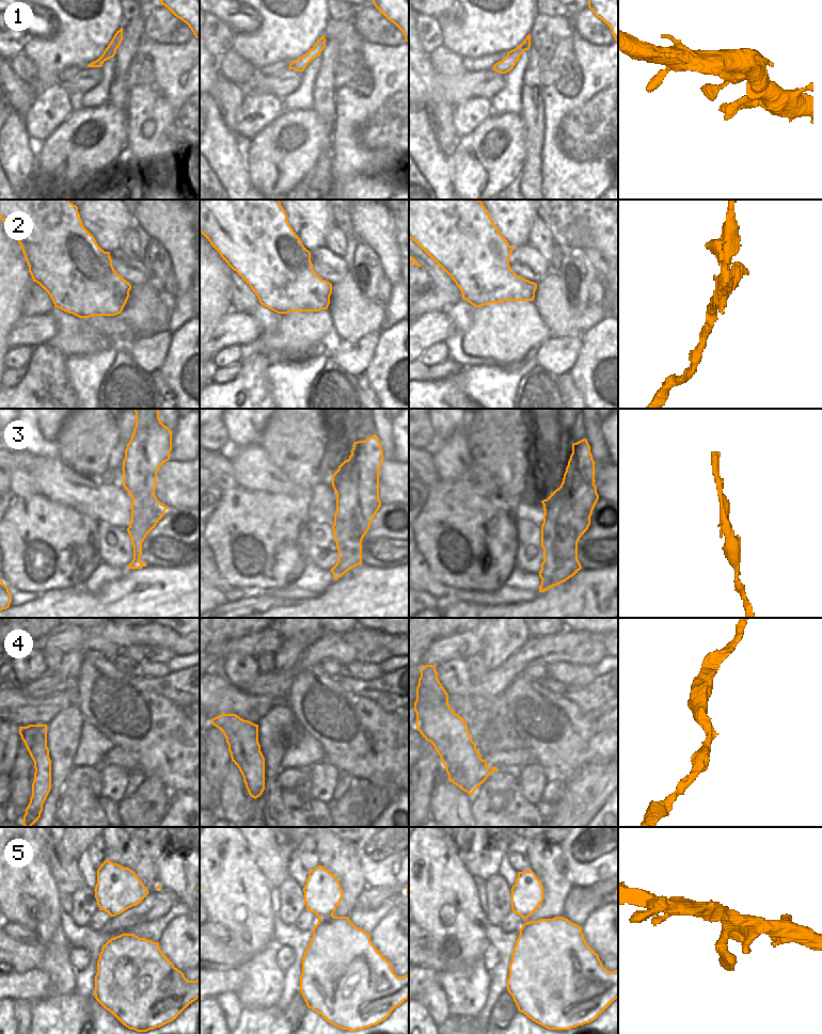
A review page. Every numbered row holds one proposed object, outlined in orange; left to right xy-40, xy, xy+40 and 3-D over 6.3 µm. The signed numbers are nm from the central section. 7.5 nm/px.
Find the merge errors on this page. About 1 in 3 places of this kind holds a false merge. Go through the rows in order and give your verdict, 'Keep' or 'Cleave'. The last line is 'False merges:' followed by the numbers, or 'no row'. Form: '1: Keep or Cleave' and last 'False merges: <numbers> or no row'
1: Keep
2: Cleave
3: Cleave
4: Keep
5: Keep
False merges: 2, 3

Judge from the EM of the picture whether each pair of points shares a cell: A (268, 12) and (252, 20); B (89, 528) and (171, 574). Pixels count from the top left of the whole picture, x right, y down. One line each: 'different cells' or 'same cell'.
A: different cells
B: different cells

